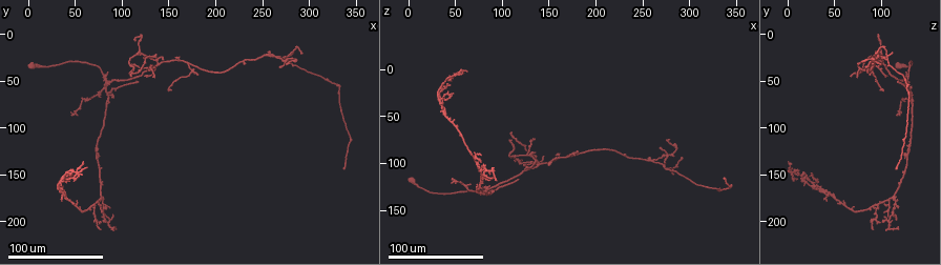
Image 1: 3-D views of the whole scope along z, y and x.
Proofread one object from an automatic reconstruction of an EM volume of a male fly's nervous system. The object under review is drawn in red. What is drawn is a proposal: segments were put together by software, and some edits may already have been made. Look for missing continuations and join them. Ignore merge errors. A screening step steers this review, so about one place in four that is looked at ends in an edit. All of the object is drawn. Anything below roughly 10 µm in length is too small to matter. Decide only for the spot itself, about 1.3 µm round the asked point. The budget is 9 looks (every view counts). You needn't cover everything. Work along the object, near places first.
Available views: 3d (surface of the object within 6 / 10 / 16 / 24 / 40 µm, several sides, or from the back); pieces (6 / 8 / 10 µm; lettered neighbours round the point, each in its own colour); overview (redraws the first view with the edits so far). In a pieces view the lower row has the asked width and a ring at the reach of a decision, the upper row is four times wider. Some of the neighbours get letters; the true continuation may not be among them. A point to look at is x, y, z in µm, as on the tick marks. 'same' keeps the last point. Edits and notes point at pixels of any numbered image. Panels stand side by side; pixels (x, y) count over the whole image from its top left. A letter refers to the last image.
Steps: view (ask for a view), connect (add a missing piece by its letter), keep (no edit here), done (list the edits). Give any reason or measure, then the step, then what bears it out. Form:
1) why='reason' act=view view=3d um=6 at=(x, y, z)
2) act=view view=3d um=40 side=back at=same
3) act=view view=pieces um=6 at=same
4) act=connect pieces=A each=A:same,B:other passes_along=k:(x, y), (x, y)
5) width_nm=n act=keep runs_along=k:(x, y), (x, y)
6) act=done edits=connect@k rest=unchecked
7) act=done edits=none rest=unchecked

why='free end' act=view view=3d um=40 at=(78, 204, 96)

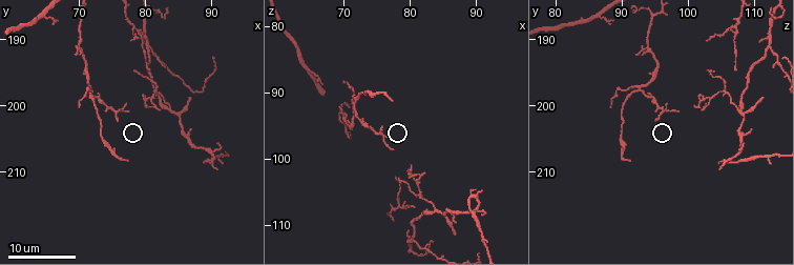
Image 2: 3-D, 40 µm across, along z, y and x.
act=view view=pieces um=6 at=(76.0, 202.0, 95.5)

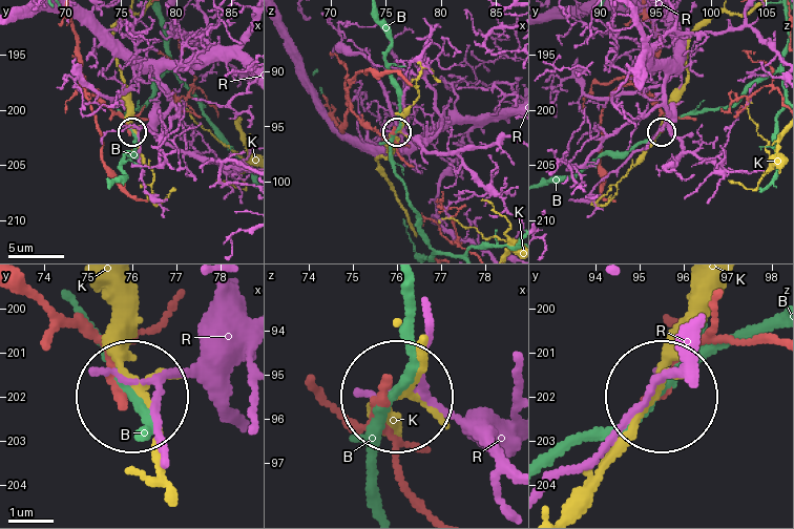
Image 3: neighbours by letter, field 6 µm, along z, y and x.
width_nm=180 act=keep each=B:other,K:other,R:other runs_along=3:(675, 320), (672, 392) found='none of them fits'

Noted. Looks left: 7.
why='free end' act=view view=3d um=24 at=(274, 30, 98)

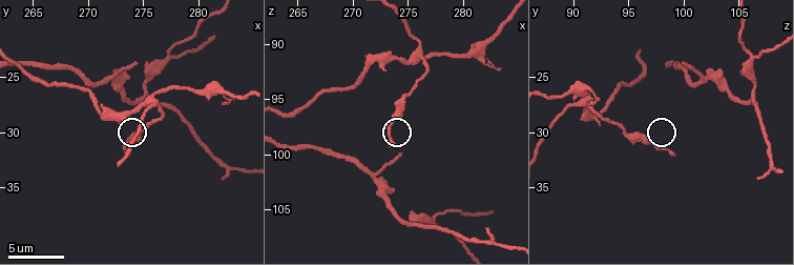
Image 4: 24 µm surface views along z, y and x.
act=view view=pieces um=8 at=(273.6, 32.0, 99.2)

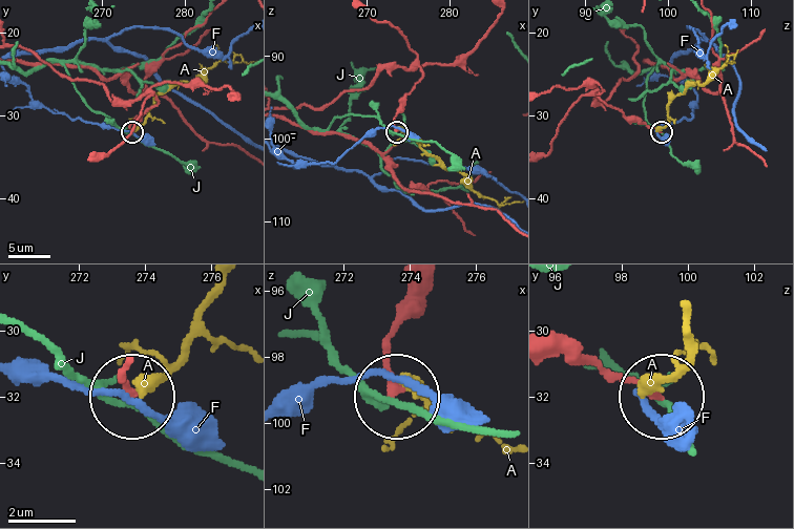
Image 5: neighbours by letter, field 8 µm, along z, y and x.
act=keep each=A:other,F:other,J:other runs_along=5:(367, 85), (383, 67), (420, 71), (395, 118), (395, 132) found='no lettered piece goes on from it'

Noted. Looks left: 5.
why='tapers out' act=view view=pieces um=8 at=(274.2, 23.8, 100.2)

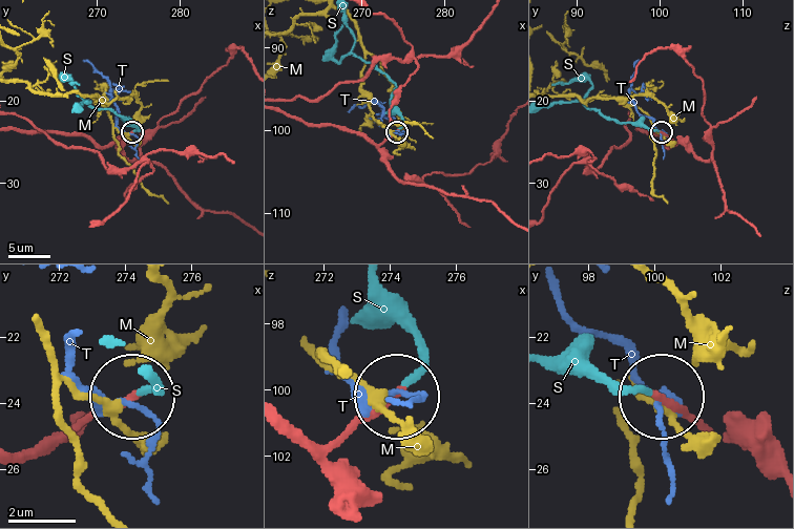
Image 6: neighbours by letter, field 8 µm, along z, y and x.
act=connect pieces=S each=M:other,S:same,T:other passes_along=6:(45, 444), (132, 390), (152, 388), (147, 382) found='the neuron continues'

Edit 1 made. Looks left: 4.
act=view view=overview

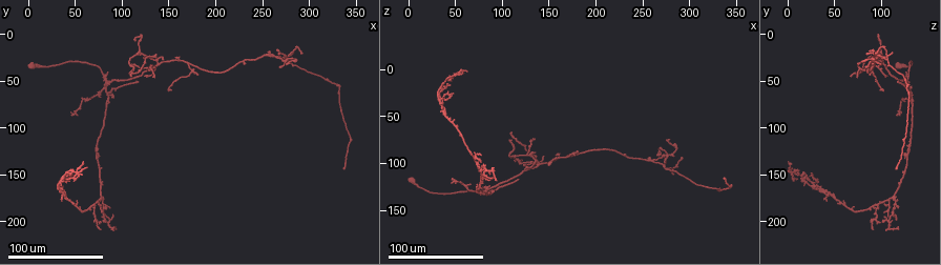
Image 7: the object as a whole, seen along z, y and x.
why='tapers out' act=view view=3d um=40 at=(278, 32, 74)

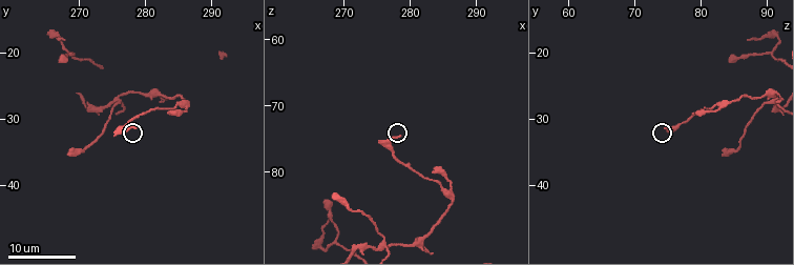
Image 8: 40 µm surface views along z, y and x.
why='see the neighbours' act=view view=pieces um=8 at=(279.0, 31.5, 74.5)

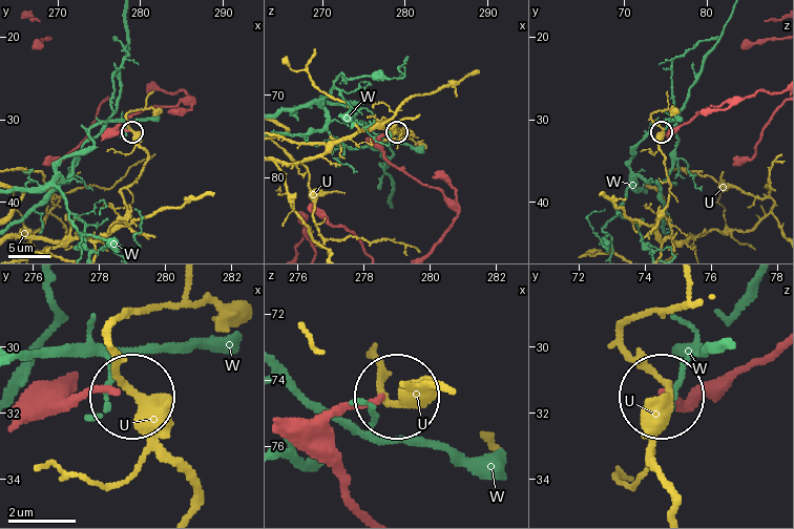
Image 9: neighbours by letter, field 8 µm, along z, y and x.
act=keep each=U:other,W:other runs_along=9:(72, 376), (69, 396), (95, 387), (118, 393) found='none of them fits'

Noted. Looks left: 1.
act=done edits=connect@6 rest=unchecked

